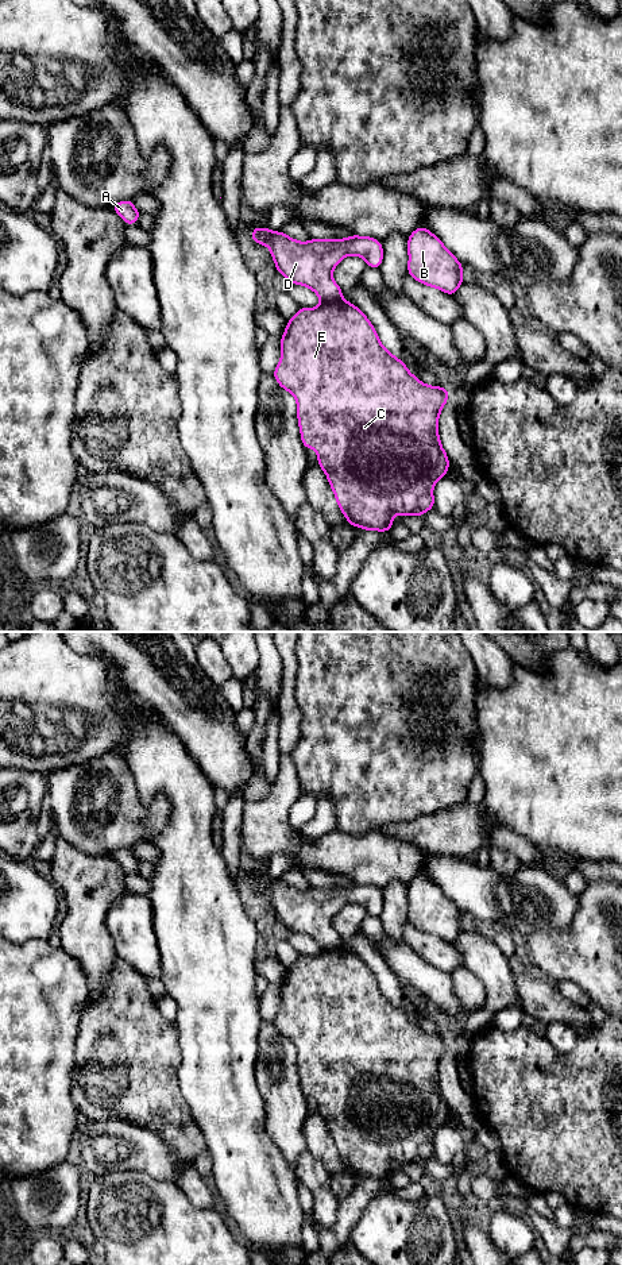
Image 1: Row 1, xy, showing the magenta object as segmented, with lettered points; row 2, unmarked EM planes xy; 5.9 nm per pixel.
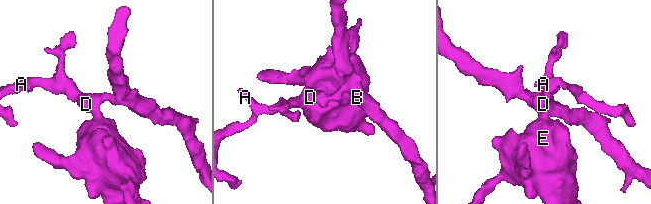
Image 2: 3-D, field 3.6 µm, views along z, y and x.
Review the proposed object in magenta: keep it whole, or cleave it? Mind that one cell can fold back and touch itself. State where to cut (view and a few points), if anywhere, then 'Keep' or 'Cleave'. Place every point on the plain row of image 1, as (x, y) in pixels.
Split along xy (340, 945), (321, 951). Cleave

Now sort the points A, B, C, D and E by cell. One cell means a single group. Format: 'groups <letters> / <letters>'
groups A B D / C E

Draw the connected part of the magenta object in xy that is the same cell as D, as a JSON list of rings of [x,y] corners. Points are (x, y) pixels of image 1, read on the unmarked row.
[[[256,873],[251,886],[252,890],[268,895],[278,921],[290,932],[312,937],[321,950],[343,945],[332,919],[347,903],[360,905],[372,917],[379,917],[383,909],[382,890],[370,884],[310,887],[304,891],[282,879],[274,880],[268,873],[266,878]]]

